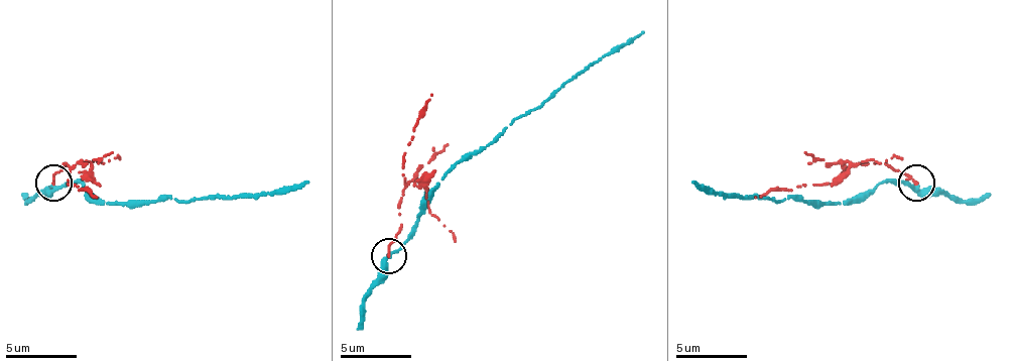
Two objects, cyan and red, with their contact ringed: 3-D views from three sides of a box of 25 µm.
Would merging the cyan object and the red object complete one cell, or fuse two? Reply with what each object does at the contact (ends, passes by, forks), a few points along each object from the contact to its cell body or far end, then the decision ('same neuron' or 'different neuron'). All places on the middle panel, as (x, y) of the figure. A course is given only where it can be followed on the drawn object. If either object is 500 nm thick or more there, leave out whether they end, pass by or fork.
cyan passes by; red ends; course cyan (389, 256), (432, 189), (461, 160), (486, 149), (589, 65), (642, 32); course red (389, 256), (400, 225), (404, 167), (418, 111), (432, 93); different neuron

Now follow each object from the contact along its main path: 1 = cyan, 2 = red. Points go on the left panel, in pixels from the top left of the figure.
1: (54, 184), (80, 181), (97, 198), (150, 202), (282, 195), (307, 181)
2: (54, 184), (66, 162), (69, 184), (97, 198)

